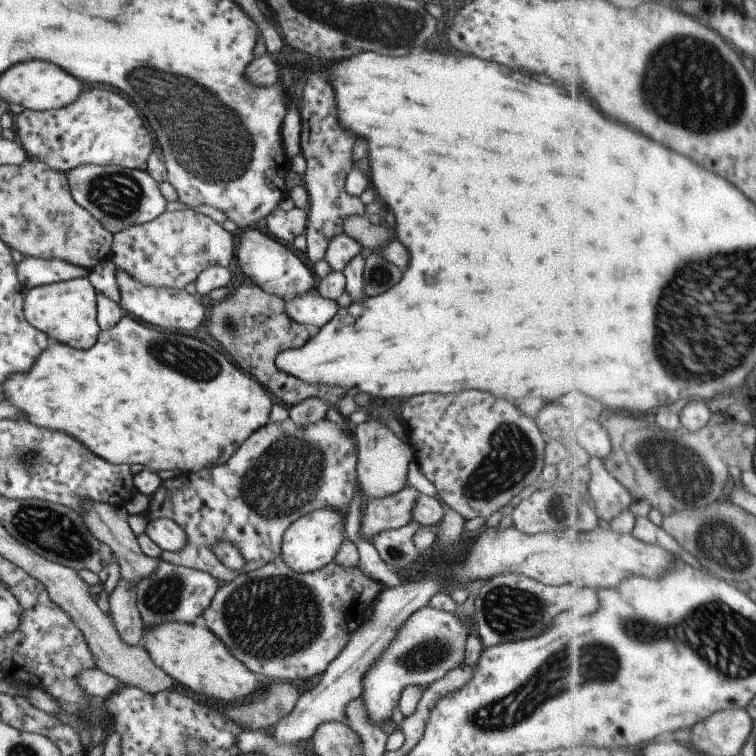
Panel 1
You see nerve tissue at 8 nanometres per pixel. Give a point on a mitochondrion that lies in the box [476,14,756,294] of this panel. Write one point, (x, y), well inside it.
(704, 87)

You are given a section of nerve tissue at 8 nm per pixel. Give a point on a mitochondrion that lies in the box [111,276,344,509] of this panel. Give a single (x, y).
(194, 361)

